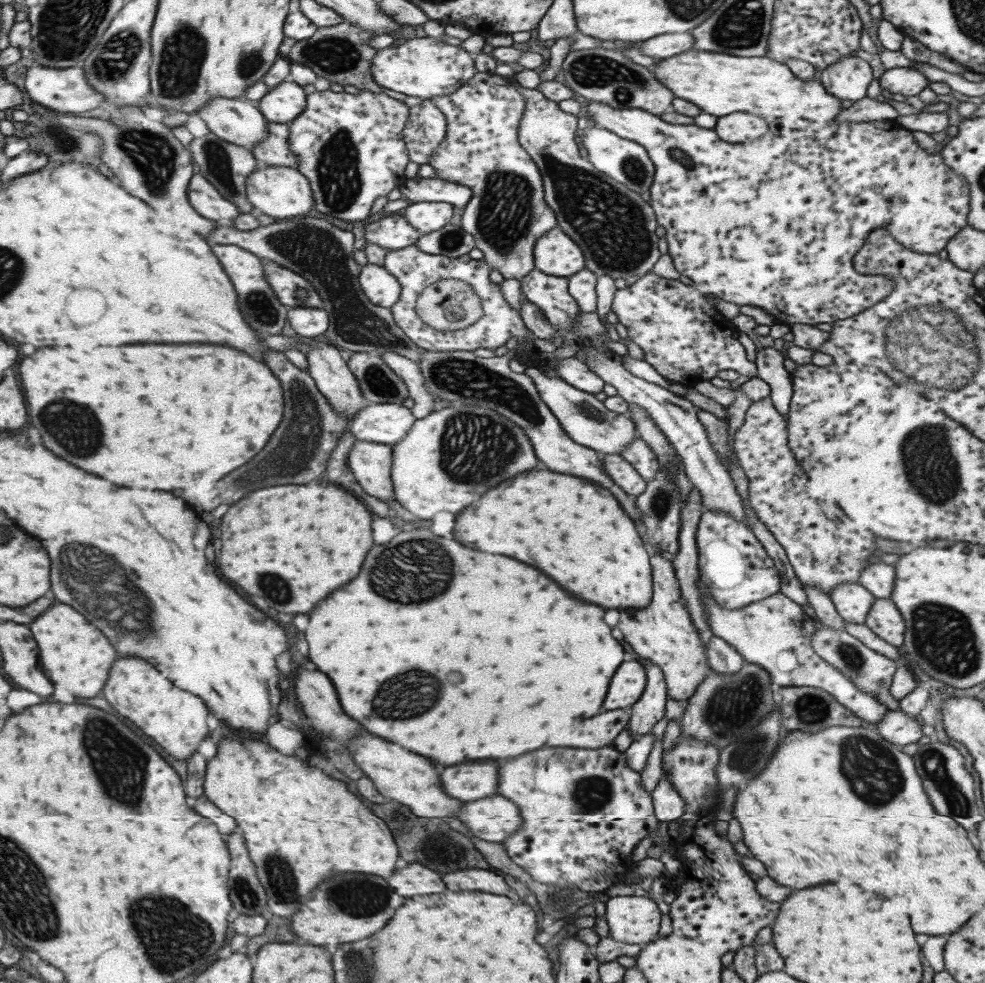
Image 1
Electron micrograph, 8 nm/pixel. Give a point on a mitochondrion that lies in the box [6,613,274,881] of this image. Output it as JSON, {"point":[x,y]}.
{"point":[119,761]}

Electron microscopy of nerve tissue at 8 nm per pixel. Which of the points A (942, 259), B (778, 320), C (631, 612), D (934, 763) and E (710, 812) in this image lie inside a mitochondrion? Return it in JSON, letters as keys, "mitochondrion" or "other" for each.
{"A":"other","B":"other","C":"other","D":"mitochondrion","E":"other"}

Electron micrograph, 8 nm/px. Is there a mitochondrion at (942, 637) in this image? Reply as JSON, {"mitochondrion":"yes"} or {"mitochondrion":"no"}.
{"mitochondrion":"yes"}

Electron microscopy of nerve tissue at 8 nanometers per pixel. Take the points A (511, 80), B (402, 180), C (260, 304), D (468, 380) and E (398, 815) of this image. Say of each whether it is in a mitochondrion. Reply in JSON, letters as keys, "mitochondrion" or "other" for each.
{"A":"other","B":"other","C":"mitochondrion","D":"mitochondrion","E":"other"}

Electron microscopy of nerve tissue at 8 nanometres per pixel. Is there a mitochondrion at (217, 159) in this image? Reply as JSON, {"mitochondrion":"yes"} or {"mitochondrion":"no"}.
{"mitochondrion":"yes"}

